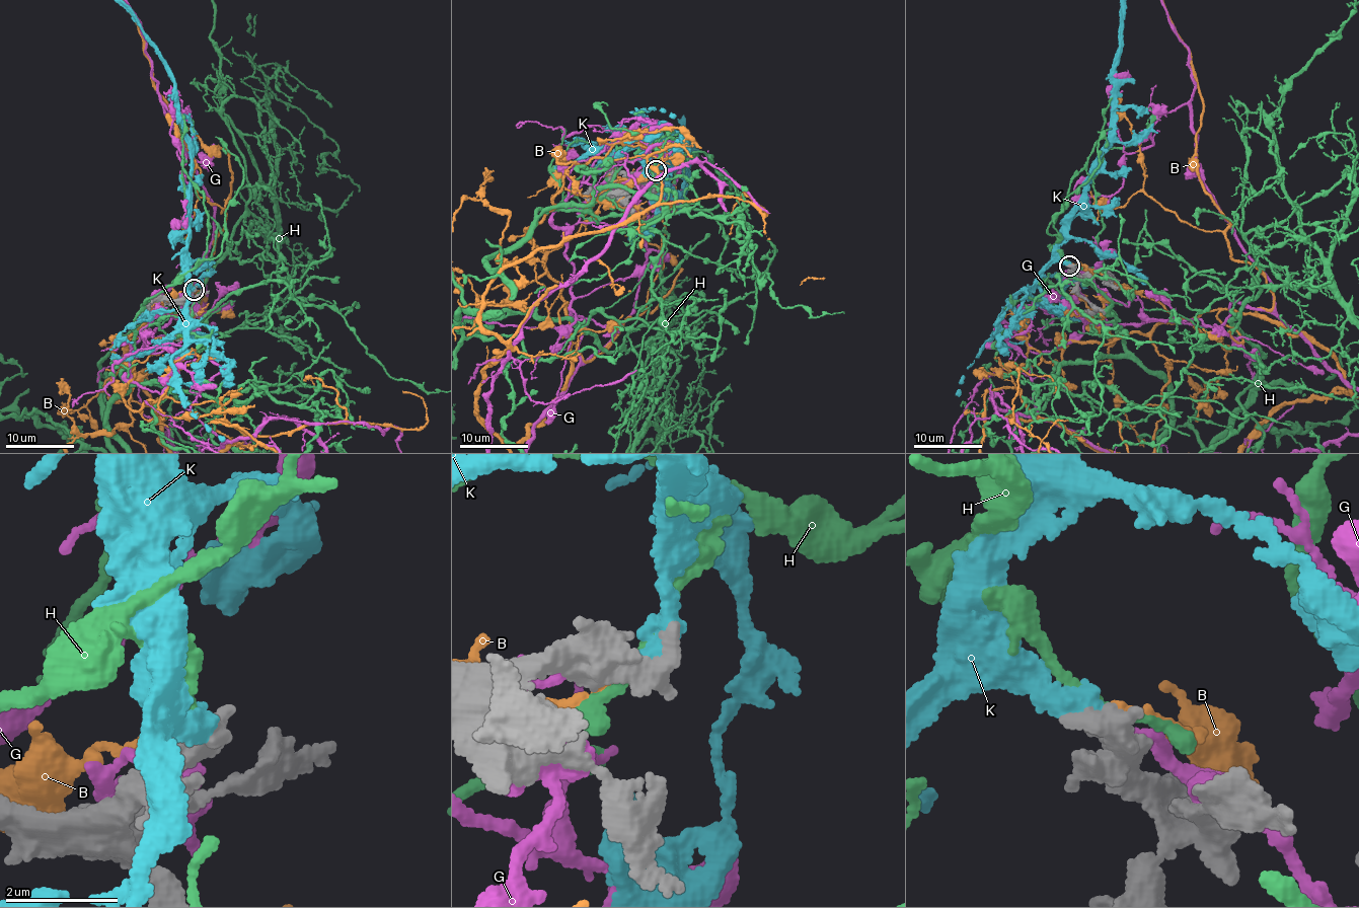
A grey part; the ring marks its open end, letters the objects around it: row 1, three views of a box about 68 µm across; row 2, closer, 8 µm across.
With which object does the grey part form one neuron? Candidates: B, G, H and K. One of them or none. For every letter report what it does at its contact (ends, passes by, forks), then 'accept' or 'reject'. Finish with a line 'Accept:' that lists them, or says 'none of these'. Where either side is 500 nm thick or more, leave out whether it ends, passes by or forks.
B: reject
G: it ends | reject
H: it passes by | reject
K: accept
Accept: K

